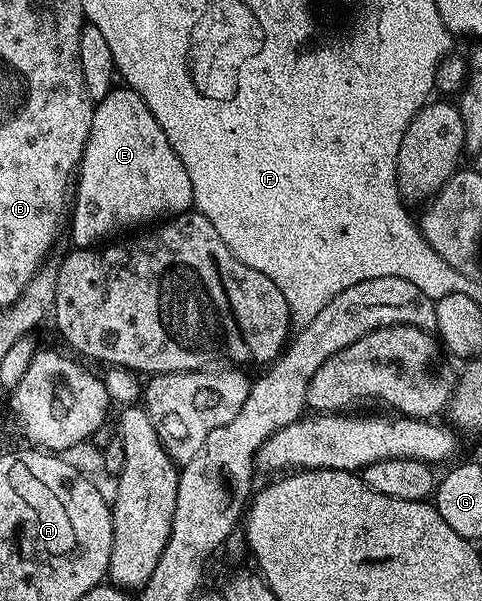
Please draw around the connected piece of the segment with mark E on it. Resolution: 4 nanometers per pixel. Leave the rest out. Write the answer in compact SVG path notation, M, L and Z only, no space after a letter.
M115 88L108 92L108 96L97 99L90 135L76 171L76 189L72 194L68 234L70 230L73 245L78 248L97 247L118 236L113 234L118 234L129 226L145 227L167 216L187 213L193 204L192 180L188 180L188 172L184 164L180 164L180 156L176 156L172 144L168 144L164 128L160 128L160 124L156 124L156 116L148 112L148 104L144 104L137 92L129 88Z

